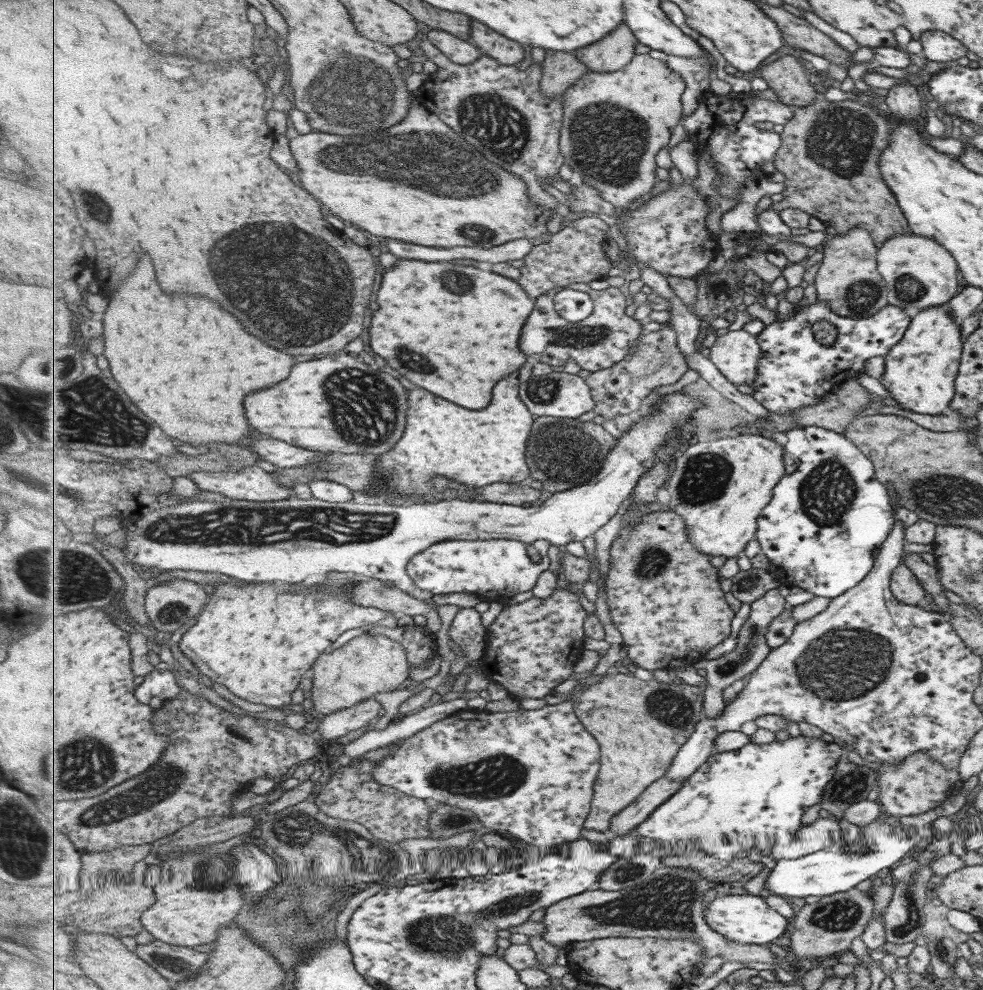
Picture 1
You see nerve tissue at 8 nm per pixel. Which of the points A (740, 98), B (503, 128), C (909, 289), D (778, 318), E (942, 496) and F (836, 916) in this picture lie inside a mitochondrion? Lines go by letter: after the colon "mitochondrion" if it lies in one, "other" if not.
A: other
B: mitochondrion
C: mitochondrion
D: other
E: mitochondrion
F: mitochondrion

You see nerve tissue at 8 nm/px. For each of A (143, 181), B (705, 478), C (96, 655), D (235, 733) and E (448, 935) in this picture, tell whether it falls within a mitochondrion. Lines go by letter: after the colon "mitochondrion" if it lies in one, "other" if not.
A: other
B: mitochondrion
C: other
D: other
E: mitochondrion

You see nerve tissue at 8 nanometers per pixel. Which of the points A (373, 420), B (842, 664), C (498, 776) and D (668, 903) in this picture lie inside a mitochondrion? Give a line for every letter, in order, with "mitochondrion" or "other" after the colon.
A: mitochondrion
B: mitochondrion
C: mitochondrion
D: mitochondrion

